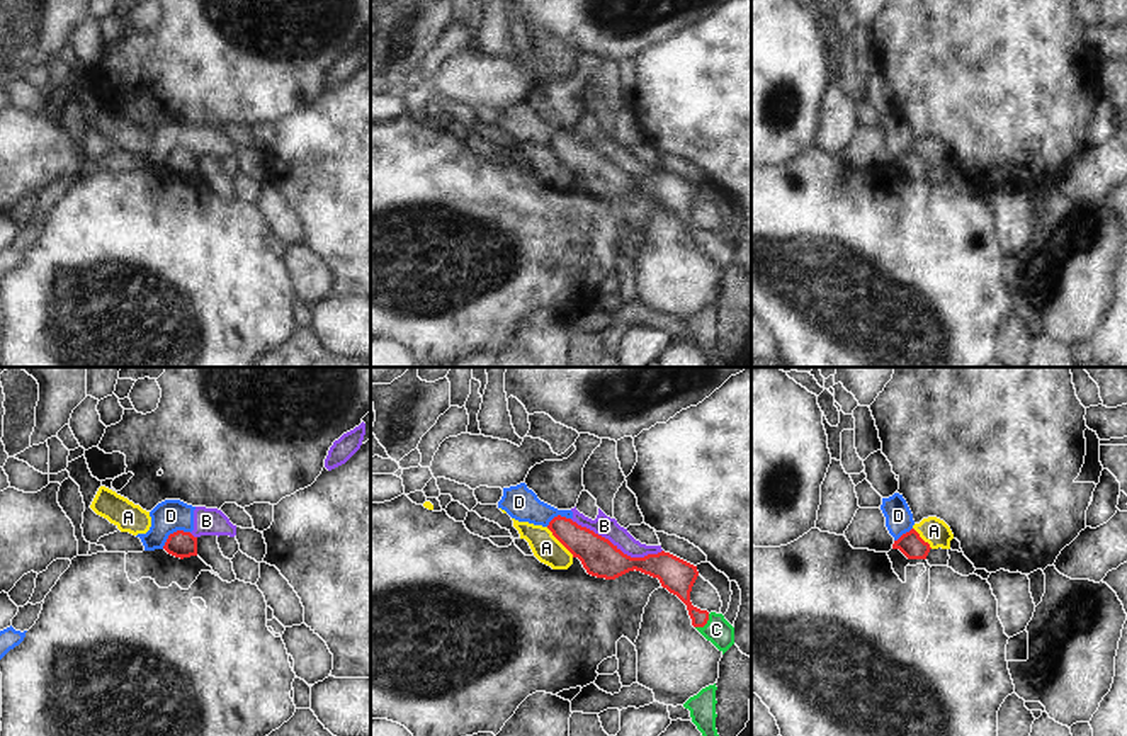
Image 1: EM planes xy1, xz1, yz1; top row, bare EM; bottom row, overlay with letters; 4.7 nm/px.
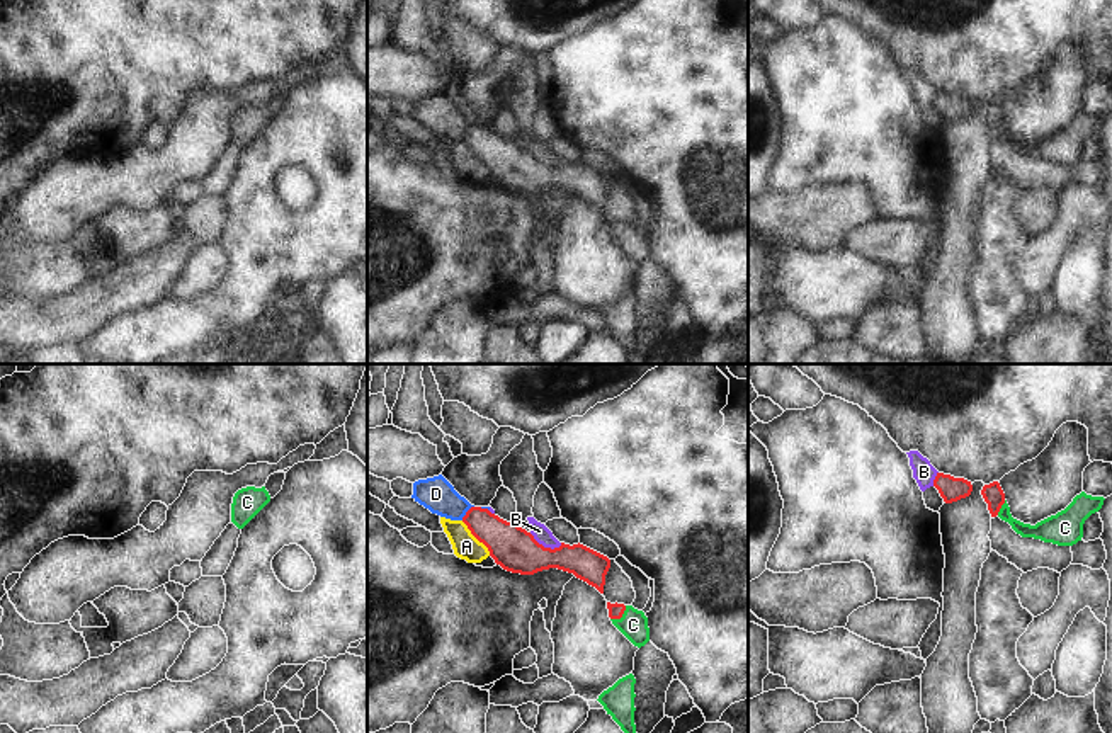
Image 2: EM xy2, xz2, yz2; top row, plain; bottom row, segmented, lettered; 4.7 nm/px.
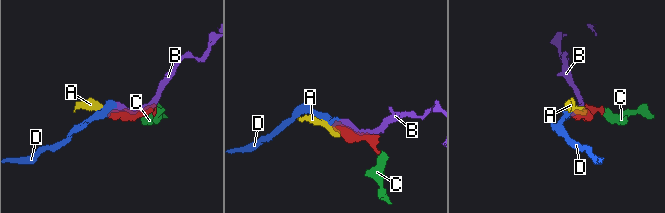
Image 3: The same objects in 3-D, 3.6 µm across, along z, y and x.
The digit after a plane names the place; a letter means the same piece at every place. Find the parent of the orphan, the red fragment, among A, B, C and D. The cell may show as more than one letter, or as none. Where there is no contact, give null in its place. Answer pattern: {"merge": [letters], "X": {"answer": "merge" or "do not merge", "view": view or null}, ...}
{"merge": ["C"], "A": {"answer": "do not merge", "view": "xz2"}, "B": {"answer": "do not merge", "view": "xz1"}, "C": {"answer": "merge", "view": "xz2"}, "D": {"answer": "do not merge", "view": "xy1"}}

